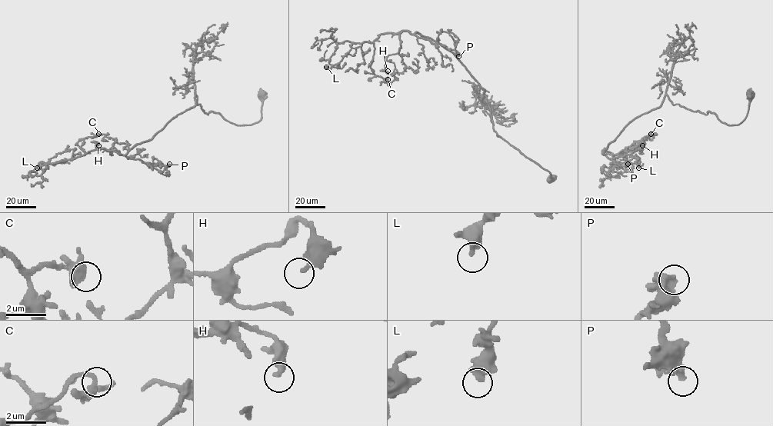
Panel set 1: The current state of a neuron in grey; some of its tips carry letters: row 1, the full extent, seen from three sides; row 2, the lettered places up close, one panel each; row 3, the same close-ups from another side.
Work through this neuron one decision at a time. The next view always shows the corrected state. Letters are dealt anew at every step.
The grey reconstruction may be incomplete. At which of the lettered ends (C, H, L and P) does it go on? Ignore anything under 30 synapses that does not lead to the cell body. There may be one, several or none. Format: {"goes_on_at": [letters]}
{"goes_on_at": []}

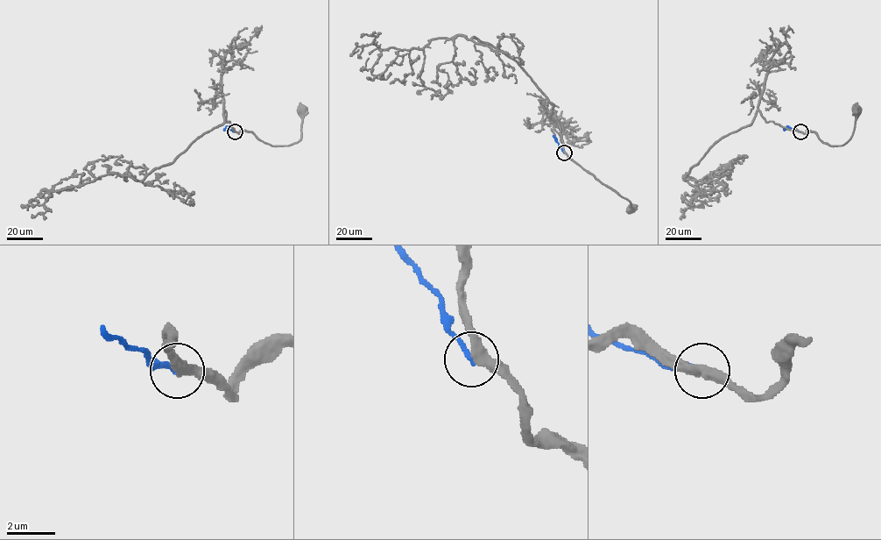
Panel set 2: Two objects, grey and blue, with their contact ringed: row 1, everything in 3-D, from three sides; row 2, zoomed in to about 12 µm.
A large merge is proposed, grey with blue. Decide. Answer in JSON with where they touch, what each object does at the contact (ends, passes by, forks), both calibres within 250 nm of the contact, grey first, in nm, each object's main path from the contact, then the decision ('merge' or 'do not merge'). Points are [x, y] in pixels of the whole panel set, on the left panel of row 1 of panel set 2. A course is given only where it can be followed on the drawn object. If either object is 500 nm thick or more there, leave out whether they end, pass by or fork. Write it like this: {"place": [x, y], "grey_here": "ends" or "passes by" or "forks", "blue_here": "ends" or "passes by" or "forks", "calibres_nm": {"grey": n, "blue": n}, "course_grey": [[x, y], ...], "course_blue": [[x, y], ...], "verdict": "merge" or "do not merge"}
{"place": [235, 131], "grey_here": "passes by", "blue_here": "ends", "calibres_nm": {"grey": 360, "blue": 190}, "course_grey": [[235, 131], [250, 131], [271, 145], [290, 145], [300, 138], [301, 110]], "course_blue": [[235, 131], [229, 128], [223, 130]], "verdict": "do not merge"}

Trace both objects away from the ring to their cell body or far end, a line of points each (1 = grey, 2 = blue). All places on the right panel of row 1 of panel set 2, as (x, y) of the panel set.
1: (800, 131), (814, 131), (823, 142), (842, 145), (854, 130), (856, 110)
2: (800, 131), (790, 128), (783, 130)

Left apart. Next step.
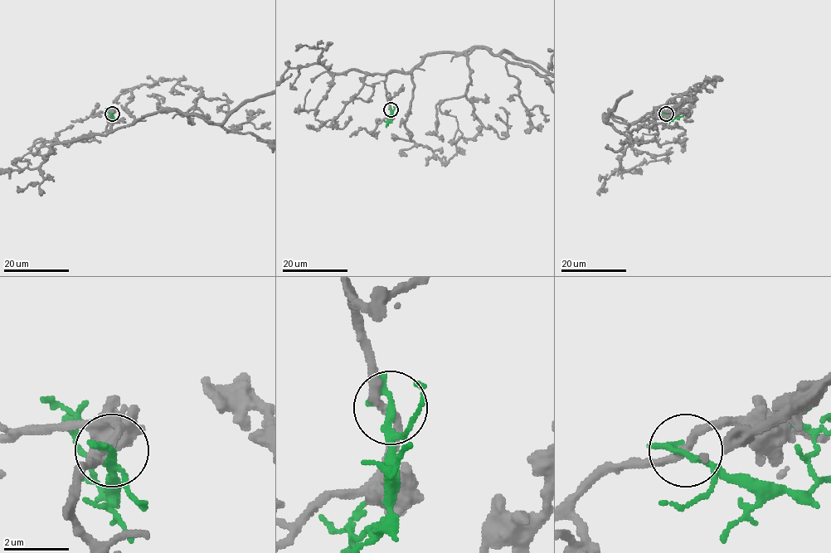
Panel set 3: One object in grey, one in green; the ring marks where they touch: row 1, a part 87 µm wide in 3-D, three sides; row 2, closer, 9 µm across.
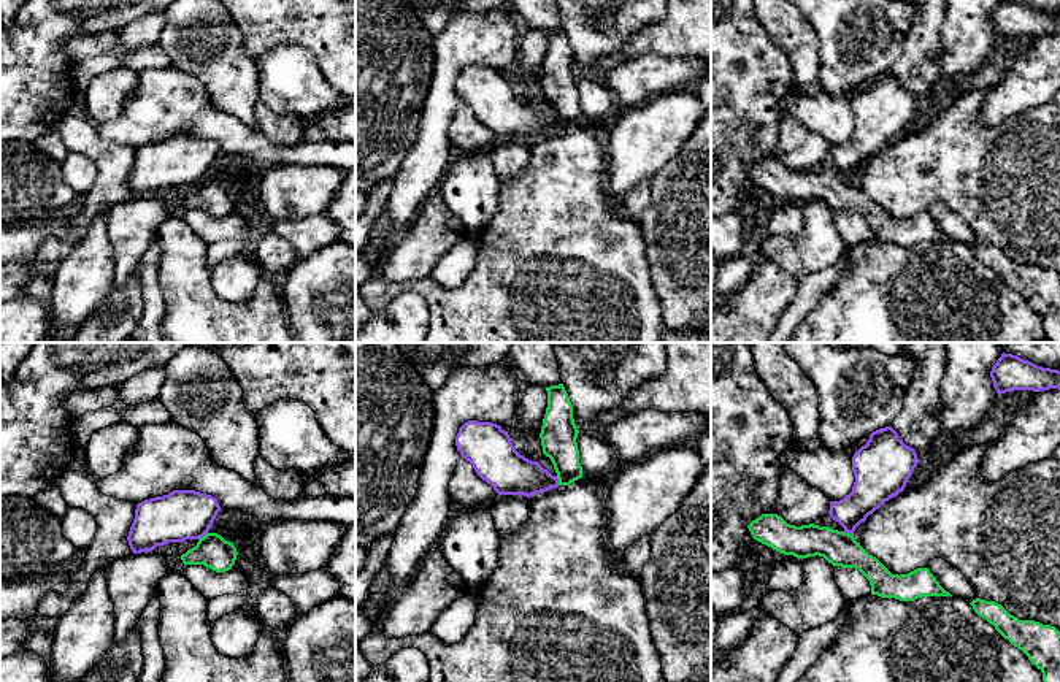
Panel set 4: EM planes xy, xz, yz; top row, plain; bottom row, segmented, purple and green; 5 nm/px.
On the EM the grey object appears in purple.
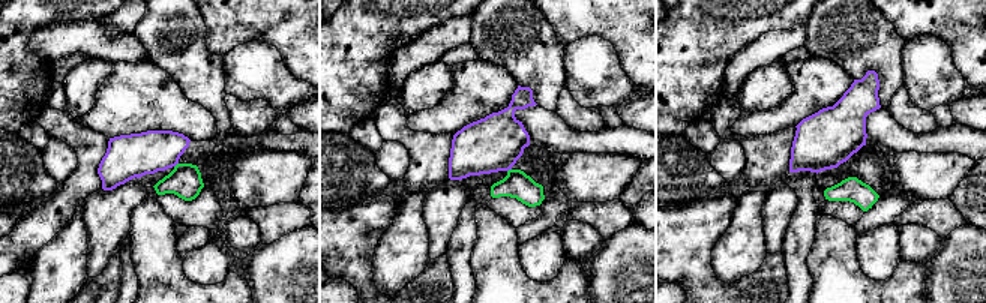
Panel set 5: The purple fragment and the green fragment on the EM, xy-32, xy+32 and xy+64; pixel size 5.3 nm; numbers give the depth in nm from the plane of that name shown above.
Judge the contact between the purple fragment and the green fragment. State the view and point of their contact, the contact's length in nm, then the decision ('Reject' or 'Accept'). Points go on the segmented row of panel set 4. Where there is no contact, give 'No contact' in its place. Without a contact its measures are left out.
Touches purple at yz (848, 532). Shared border 60 nm. Reject

